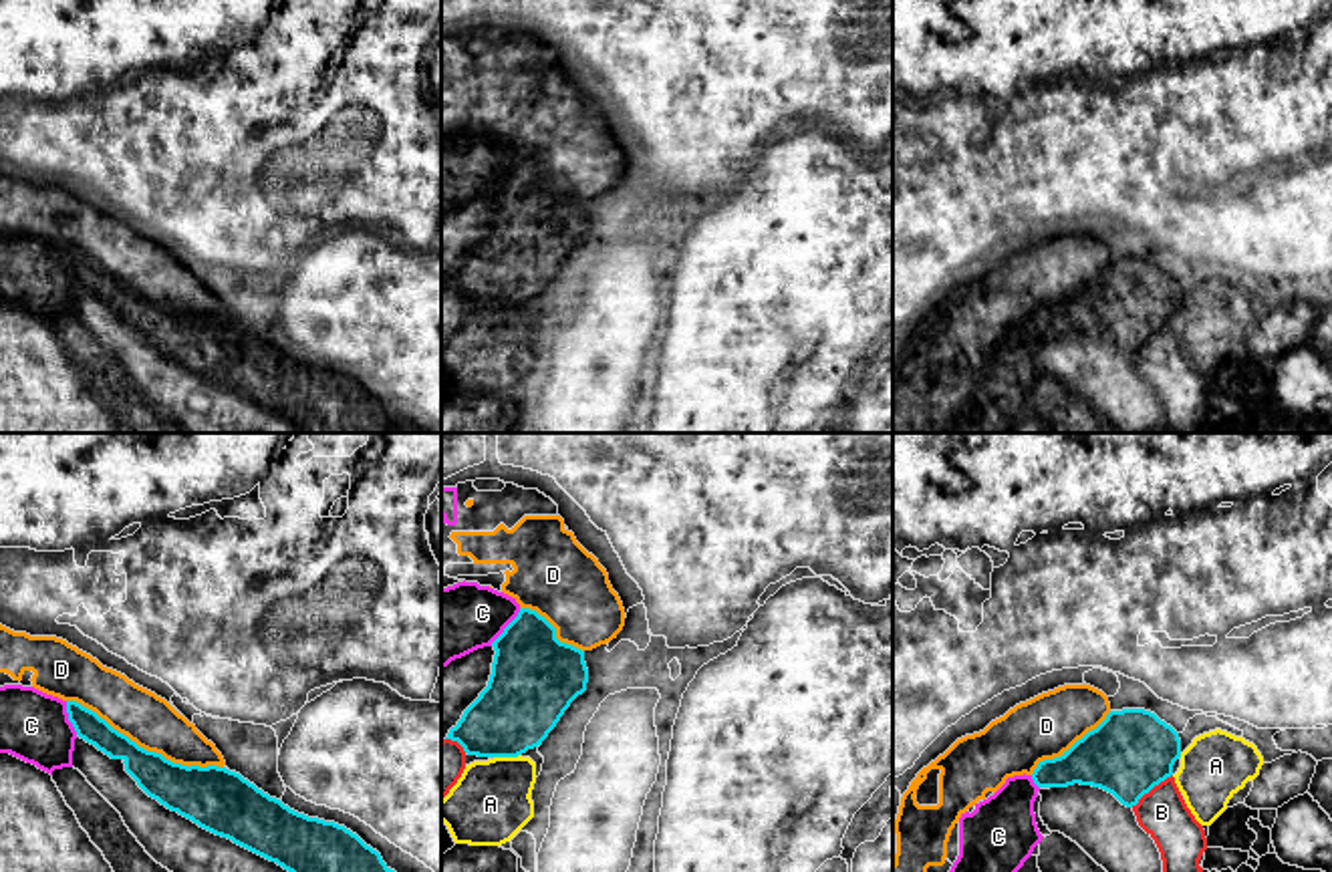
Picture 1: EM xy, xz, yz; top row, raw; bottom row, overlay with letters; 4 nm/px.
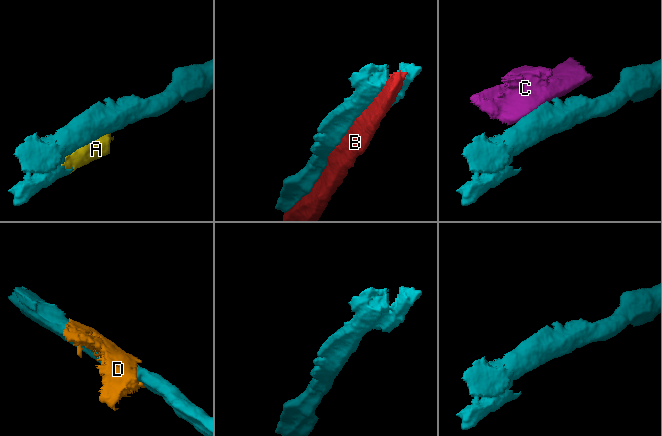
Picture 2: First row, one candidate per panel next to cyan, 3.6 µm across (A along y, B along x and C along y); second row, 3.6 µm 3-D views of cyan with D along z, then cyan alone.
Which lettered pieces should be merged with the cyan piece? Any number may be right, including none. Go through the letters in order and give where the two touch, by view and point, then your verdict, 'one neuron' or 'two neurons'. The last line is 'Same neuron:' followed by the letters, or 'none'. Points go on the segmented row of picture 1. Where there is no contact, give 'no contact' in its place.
A: xz (506, 756) | two neurons
B: yz (1151, 788) | two neurons
C: xz (506, 627) | two neurons
D: xy (146, 750) | one neuron
Same neuron: D

